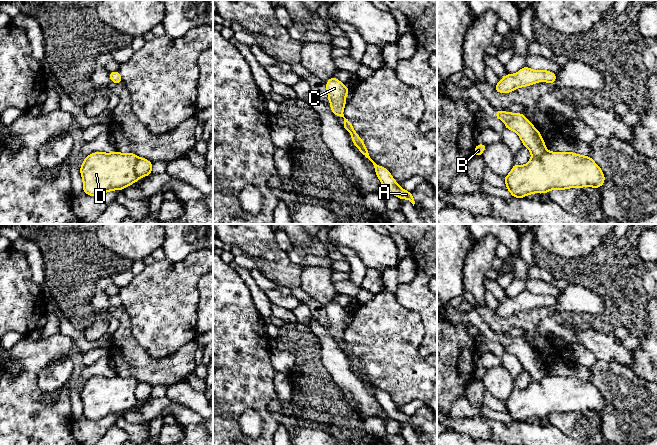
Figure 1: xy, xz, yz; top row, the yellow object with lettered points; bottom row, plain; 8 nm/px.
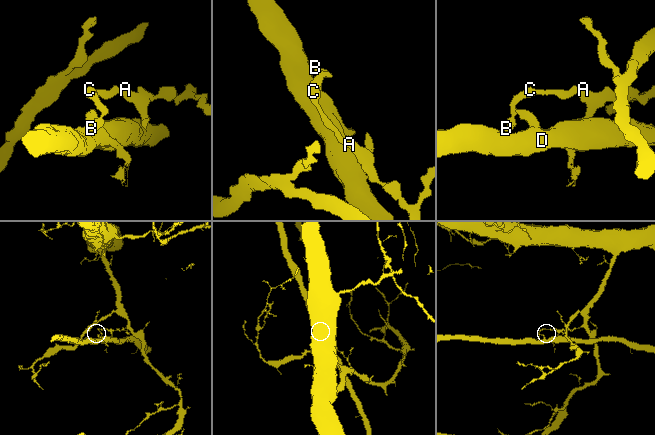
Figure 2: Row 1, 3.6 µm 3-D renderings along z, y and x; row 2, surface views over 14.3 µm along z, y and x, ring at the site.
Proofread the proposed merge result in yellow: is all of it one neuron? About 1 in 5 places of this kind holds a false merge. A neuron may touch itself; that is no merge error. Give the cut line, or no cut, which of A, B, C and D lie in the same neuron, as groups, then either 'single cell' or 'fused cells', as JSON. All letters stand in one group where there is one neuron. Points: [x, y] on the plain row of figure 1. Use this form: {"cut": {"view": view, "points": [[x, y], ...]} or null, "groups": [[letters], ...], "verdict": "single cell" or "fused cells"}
{"cut": {"view": "yz", "points": [[548, 305], [554, 306]]}, "groups": [["A"], ["B", "C", "D"]], "verdict": "fused cells"}

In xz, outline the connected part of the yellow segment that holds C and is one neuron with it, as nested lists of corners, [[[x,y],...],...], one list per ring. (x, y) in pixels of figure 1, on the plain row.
[[[334,301],[326,306],[326,313],[331,335],[336,340],[344,341],[343,334],[346,329],[346,319],[350,313]]]

